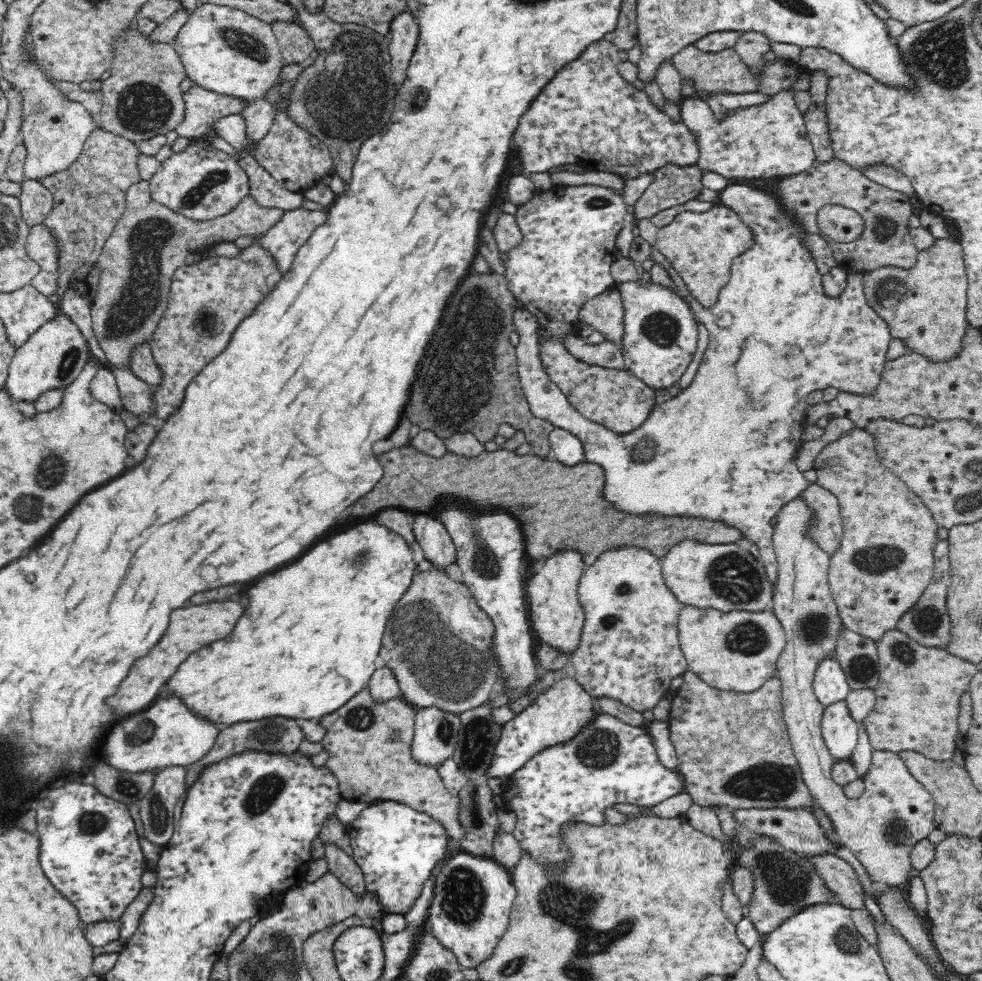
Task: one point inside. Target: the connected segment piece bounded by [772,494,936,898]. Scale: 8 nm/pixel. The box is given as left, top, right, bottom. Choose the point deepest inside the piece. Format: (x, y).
(895, 811)

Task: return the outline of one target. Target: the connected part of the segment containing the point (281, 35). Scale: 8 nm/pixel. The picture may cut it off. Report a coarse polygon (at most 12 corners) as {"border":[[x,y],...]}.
{"border":[[300,25],[272,26],[283,66],[310,62],[315,46]]}

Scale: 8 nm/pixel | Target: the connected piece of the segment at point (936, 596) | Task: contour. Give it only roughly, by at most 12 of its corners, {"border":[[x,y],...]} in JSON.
{"border":[[949,542],[933,548],[933,578],[897,629],[926,647],[952,642],[946,611]]}

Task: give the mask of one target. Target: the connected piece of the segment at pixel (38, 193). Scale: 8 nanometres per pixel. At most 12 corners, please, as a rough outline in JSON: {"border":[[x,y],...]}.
{"border":[[24,180],[21,215],[30,228],[50,214],[52,193],[42,182]]}

